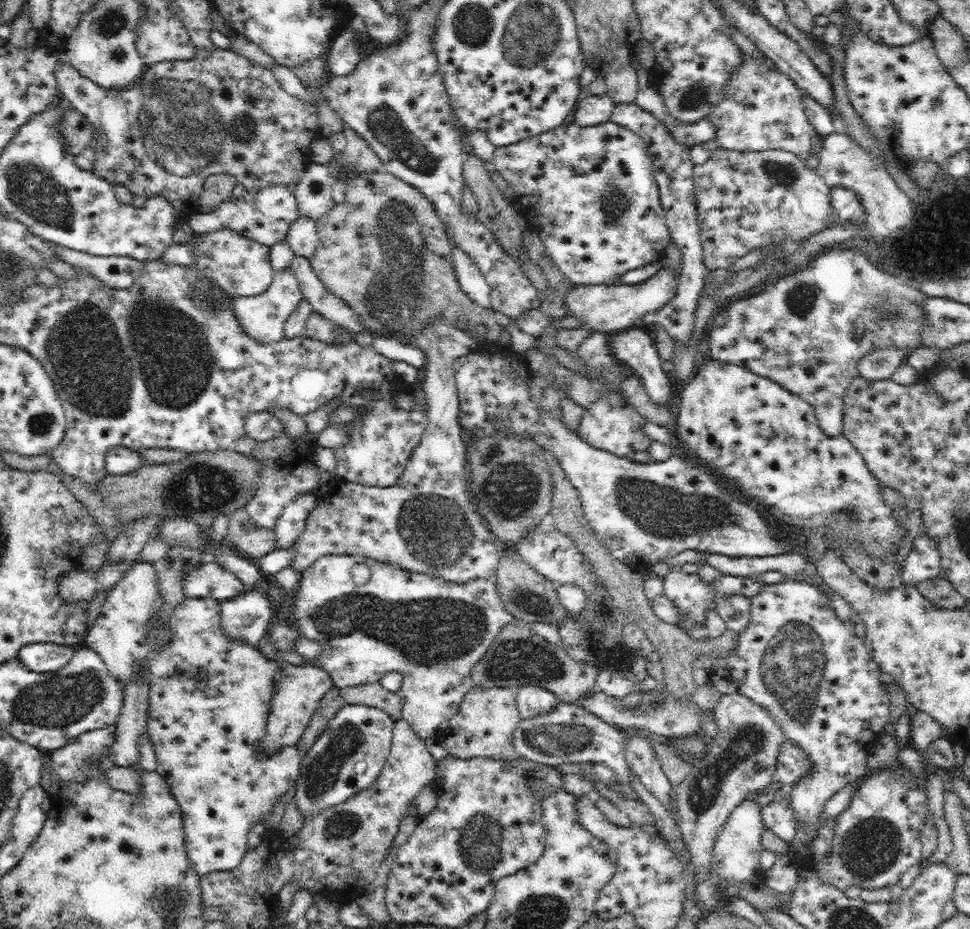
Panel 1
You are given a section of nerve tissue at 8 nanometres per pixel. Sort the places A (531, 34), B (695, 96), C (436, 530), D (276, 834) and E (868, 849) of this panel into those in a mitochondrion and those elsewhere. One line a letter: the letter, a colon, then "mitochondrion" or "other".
A: mitochondrion
B: mitochondrion
C: mitochondrion
D: other
E: mitochondrion

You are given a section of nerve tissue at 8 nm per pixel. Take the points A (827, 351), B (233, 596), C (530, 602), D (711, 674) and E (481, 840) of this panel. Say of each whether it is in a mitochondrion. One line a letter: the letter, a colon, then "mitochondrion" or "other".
A: other
B: other
C: mitochondrion
D: other
E: mitochondrion

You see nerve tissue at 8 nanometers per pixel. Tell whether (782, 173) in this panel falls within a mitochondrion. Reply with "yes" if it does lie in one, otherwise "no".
yes

